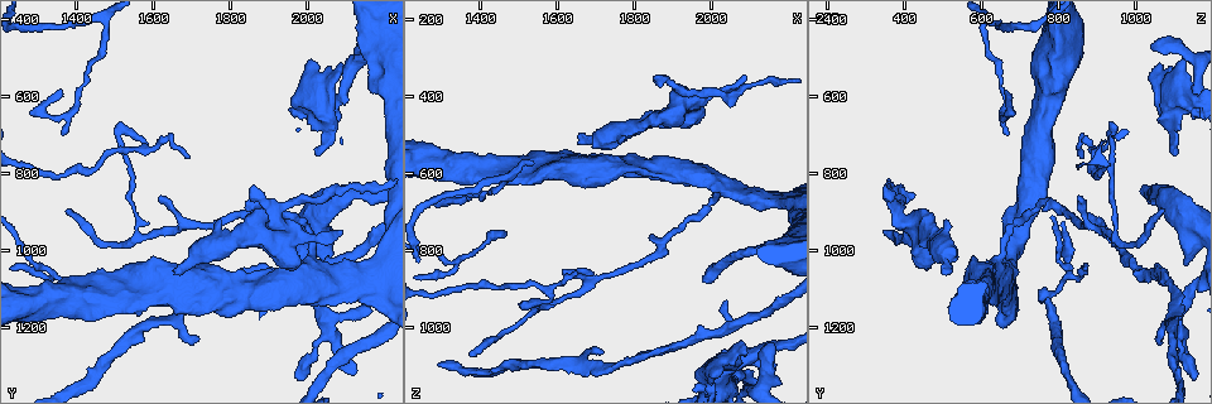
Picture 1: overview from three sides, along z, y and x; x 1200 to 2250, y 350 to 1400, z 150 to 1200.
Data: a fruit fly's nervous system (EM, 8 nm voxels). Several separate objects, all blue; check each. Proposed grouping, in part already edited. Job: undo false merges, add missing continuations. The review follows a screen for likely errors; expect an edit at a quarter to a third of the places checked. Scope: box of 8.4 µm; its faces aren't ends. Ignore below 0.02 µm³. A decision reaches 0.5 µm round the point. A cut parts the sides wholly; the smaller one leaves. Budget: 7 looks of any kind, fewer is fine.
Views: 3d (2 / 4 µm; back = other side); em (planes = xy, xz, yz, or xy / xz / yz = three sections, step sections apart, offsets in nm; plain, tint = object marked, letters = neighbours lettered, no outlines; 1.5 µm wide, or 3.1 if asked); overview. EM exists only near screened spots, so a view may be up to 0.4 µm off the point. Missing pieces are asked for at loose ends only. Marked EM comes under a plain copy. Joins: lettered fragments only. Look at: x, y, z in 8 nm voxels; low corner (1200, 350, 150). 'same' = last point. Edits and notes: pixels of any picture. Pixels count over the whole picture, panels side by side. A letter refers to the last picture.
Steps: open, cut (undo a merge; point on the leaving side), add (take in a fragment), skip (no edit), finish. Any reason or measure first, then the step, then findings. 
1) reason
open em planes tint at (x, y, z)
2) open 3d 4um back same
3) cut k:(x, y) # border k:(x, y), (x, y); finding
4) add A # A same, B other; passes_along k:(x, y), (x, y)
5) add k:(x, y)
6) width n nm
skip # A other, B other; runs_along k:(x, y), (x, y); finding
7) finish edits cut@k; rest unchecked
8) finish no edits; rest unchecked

free end
open em xz step 8 letters at (1790, 1055, 595)

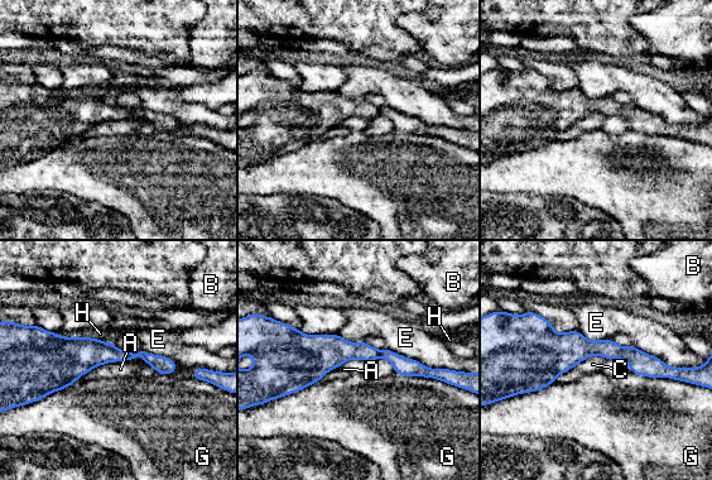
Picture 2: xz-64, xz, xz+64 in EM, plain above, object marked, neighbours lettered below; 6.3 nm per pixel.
skip # A other, B other, C other, E other, G other, H other; runs_along 2:(432, 372), (388, 354), (328, 351), (289, 387); no lettered fragment goes on from it

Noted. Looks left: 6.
an open end
open em planes letters at (2060, 625, 1055)

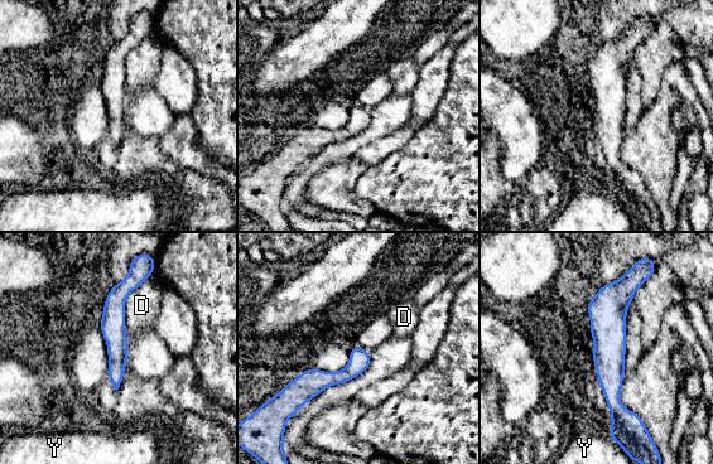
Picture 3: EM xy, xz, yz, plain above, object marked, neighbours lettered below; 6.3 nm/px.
skip # D other, Y other; runs_along 3:(595, 308), (632, 452); none of them fits

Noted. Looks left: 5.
free end
open em planes letters at (2085, 945, 355)

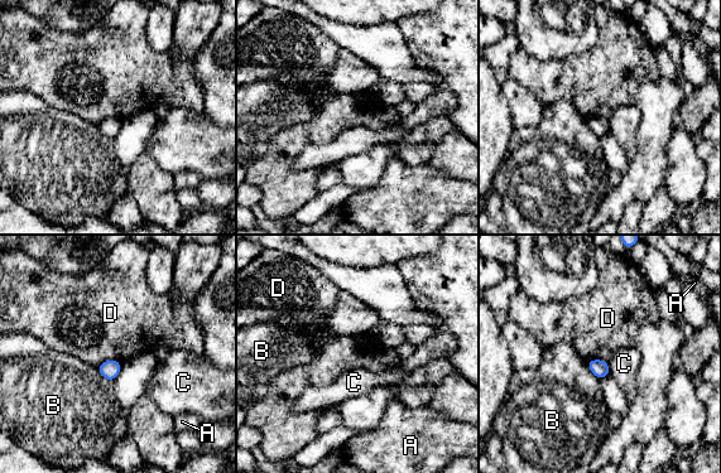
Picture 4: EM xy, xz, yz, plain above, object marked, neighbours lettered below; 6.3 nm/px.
longest_contact D 160 nm
skip # A other, B other, C other, D other; border 4:(97, 365), (118, 360), (121, 370); none of them fits

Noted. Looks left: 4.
finish no edits; rest unchecked

